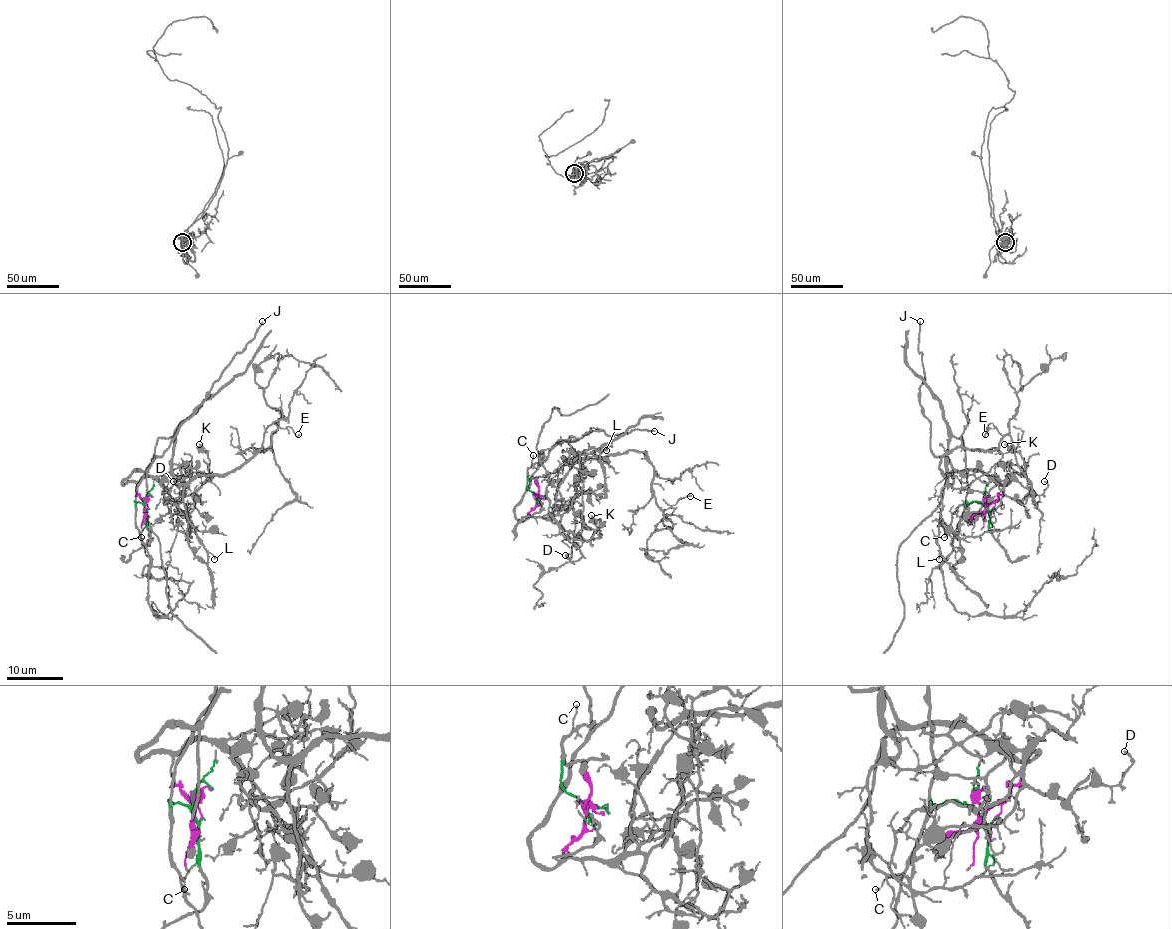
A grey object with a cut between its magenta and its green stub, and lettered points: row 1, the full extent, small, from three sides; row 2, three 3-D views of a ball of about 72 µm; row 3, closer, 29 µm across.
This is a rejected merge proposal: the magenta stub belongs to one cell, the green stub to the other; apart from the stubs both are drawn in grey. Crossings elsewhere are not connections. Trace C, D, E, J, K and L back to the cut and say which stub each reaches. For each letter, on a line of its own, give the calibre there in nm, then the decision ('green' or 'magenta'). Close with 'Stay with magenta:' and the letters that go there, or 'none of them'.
C: calibre 90 nm; green
D: calibre 130 nm; magenta
E: calibre 120 nm; green
J: calibre 200 nm; magenta
K: calibre 130 nm; magenta
L: calibre 130 nm; green
Stay with magenta: D, J, K

